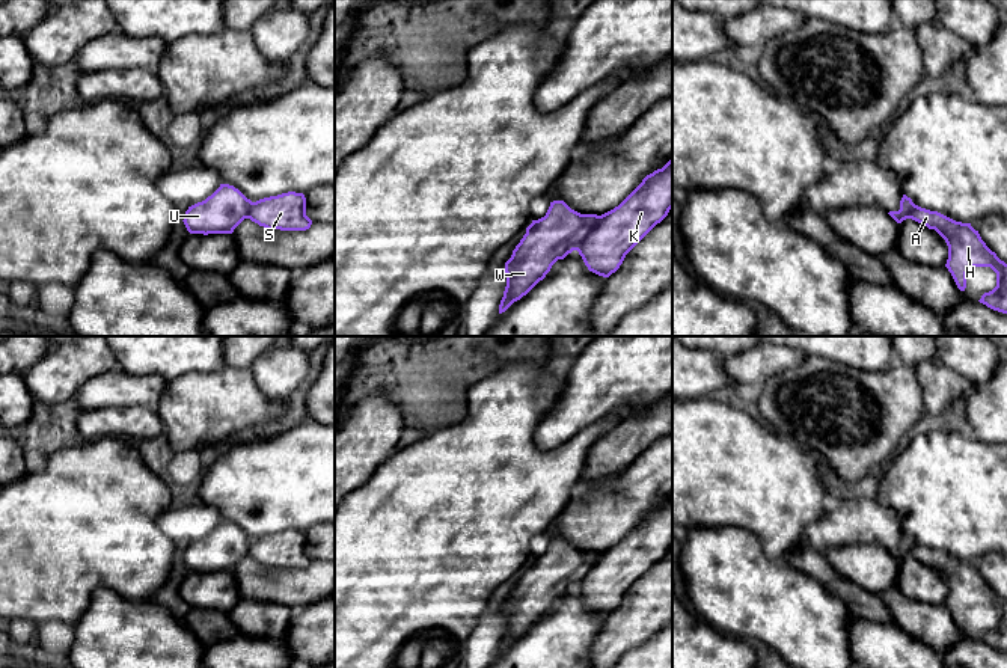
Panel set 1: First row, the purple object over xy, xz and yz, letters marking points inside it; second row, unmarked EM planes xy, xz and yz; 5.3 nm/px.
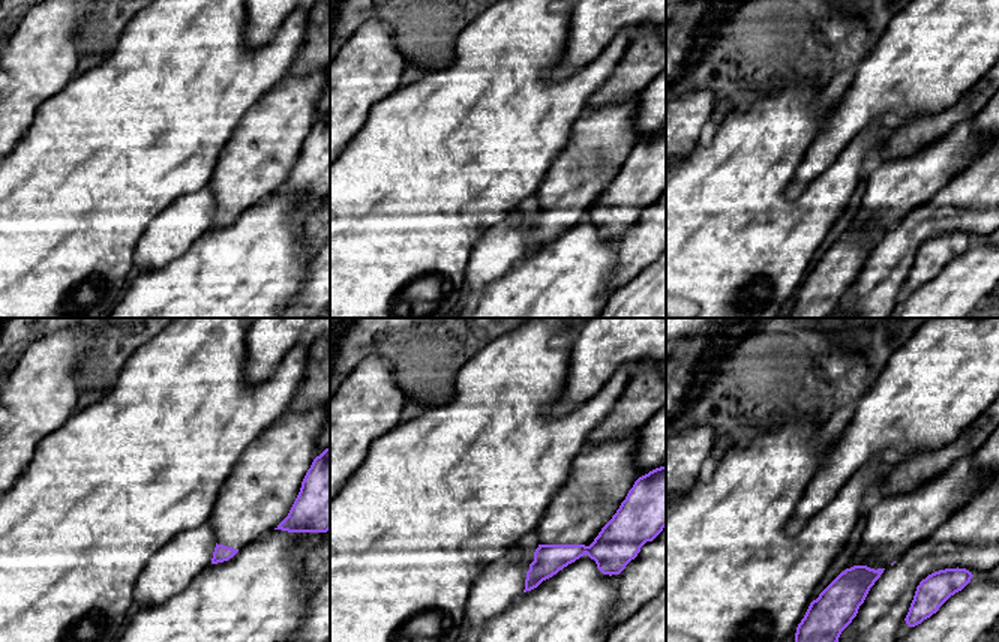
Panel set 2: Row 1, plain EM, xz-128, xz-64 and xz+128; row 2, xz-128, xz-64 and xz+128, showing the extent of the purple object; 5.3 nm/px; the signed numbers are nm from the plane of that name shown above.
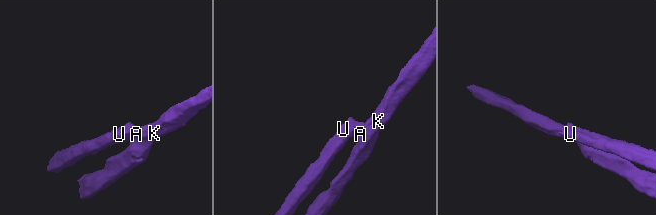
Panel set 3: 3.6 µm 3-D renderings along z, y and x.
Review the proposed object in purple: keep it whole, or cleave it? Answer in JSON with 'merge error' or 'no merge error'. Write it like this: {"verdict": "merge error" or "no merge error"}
{"verdict": "merge error"}

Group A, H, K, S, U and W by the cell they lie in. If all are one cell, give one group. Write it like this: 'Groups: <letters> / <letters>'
Groups: A H K S / U W

